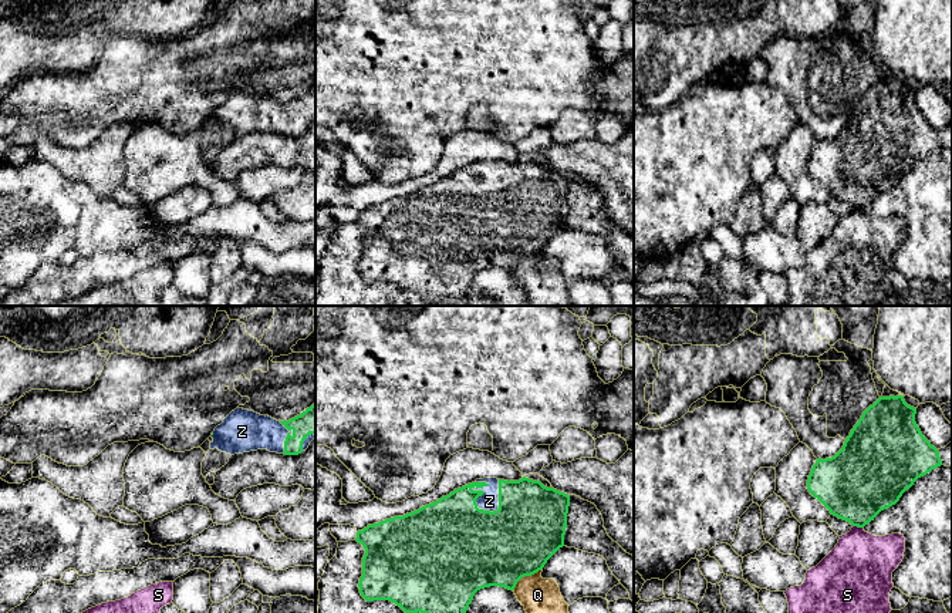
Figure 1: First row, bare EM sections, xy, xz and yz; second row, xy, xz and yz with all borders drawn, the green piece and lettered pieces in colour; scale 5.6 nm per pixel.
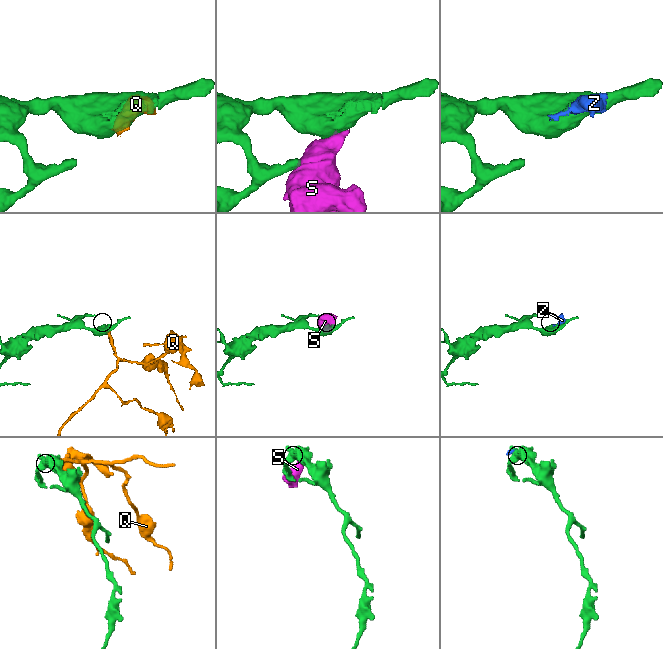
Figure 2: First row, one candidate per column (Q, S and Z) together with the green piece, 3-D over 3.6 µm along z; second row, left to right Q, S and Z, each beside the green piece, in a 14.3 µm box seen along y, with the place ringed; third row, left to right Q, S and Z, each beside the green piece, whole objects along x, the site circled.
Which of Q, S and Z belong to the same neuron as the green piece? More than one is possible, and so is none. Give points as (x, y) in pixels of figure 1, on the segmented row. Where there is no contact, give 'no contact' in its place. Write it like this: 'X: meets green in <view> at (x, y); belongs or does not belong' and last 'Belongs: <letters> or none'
Q: meets green in xz at (525, 575); does not belong
S: meets green in yz at (858, 526); does not belong
Z: meets green in xz at (499, 504); belongs
Belongs: Z

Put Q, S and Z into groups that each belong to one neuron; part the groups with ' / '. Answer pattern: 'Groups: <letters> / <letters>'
Groups: Q S / Z

